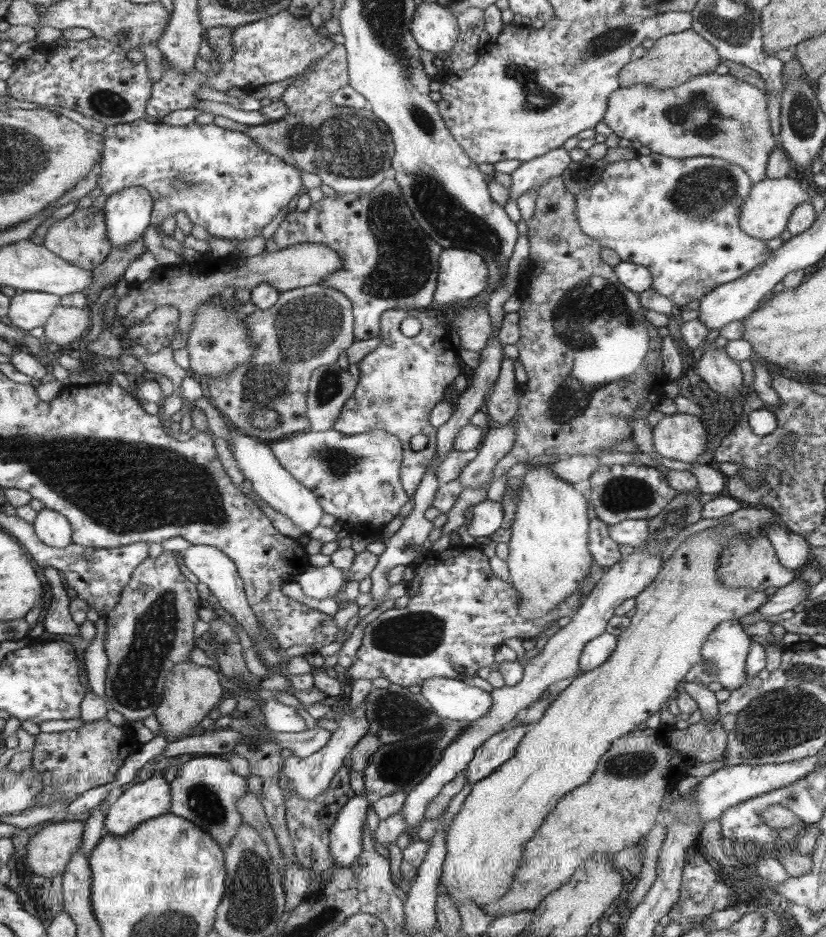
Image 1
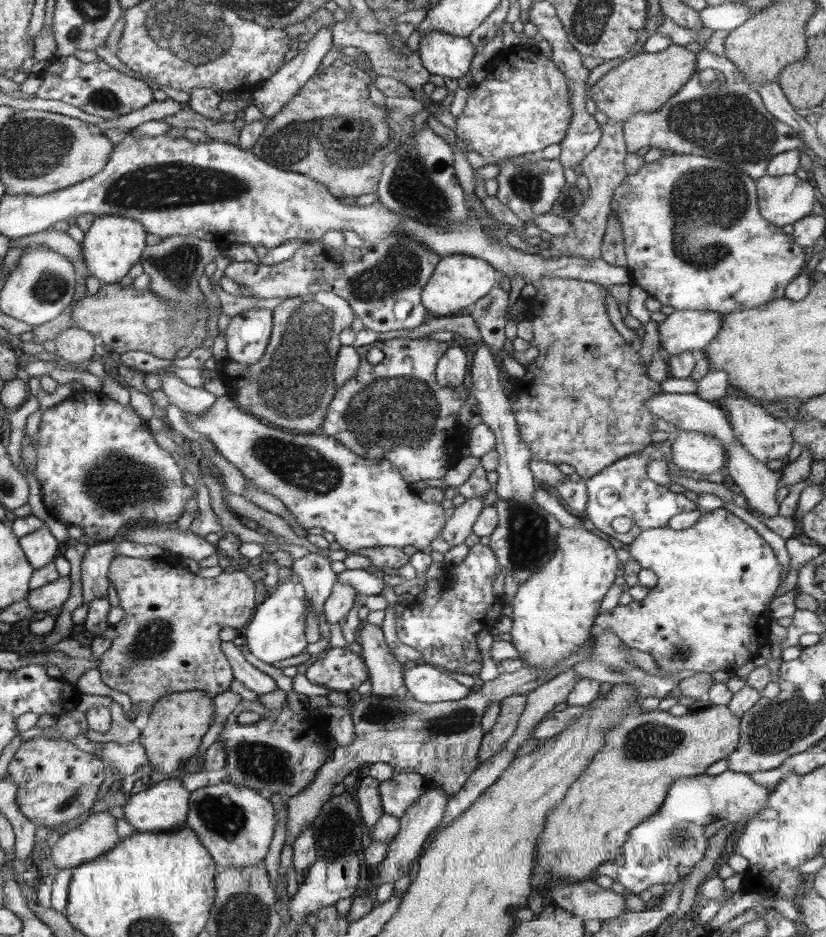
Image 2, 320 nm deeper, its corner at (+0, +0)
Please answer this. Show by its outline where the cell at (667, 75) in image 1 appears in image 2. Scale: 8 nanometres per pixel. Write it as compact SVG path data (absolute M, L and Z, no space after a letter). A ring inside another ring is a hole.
M674 43L662 52L640 52L635 57L624 60L605 75L602 75L591 88L591 99L596 103L596 109L606 114L609 122L625 122L639 112L660 111L695 74L696 61L696 53L686 49L684 45Z

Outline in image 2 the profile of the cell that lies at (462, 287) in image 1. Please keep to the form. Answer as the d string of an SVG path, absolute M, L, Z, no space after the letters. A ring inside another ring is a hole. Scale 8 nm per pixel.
M451 254L441 258L436 264L432 278L421 292L421 304L425 305L430 314L436 314L436 317L450 316L488 295L496 280L498 272L492 264L467 254Z

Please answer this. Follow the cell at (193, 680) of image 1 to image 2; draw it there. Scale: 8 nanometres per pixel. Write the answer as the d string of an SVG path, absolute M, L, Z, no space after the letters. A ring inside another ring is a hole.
M206 691L170 693L155 702L138 741L146 749L147 760L159 775L174 775L182 762L187 762L188 758L198 752L202 736L208 732L208 726L211 726L212 712L214 706Z

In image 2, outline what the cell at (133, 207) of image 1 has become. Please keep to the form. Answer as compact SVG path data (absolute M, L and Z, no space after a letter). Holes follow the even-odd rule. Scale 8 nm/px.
M96 216L80 246L89 274L98 278L102 285L114 284L124 278L130 268L140 260L142 248L147 244L145 225L127 216Z

